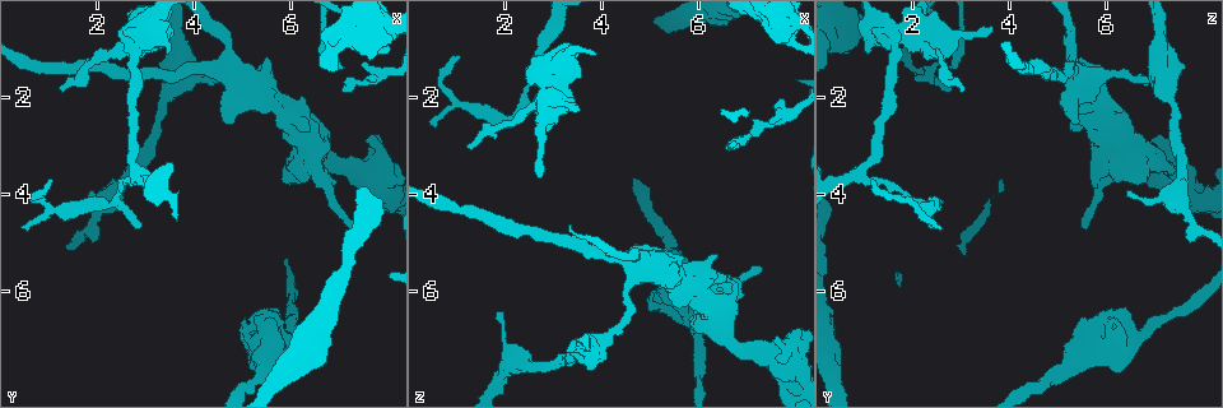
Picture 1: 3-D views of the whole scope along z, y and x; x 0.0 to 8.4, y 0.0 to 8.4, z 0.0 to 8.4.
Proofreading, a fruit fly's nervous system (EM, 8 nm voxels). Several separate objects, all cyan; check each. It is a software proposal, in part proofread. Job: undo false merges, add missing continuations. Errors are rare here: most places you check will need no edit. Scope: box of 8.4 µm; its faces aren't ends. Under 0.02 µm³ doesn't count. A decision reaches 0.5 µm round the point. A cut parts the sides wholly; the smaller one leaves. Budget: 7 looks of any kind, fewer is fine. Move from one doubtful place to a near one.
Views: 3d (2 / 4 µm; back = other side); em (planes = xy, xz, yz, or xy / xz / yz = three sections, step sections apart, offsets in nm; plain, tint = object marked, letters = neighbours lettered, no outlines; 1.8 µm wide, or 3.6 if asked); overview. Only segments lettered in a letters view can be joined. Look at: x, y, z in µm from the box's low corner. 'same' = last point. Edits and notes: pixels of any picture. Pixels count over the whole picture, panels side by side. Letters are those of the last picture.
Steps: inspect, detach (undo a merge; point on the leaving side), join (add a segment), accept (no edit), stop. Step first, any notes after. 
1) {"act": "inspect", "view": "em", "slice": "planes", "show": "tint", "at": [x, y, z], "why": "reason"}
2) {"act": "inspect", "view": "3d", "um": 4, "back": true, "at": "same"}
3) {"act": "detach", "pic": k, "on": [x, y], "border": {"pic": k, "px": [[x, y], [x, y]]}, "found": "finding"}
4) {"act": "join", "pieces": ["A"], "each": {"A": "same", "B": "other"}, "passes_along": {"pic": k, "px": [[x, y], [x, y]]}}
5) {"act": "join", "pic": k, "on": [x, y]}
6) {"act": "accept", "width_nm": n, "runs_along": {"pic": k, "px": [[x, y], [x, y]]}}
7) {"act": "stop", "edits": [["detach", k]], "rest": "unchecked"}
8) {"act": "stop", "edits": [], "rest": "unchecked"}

{"act": "inspect", "view": "3d", "um": 2, "at": [4.95, 6.75, 6.25], "why": "branch stops here"}

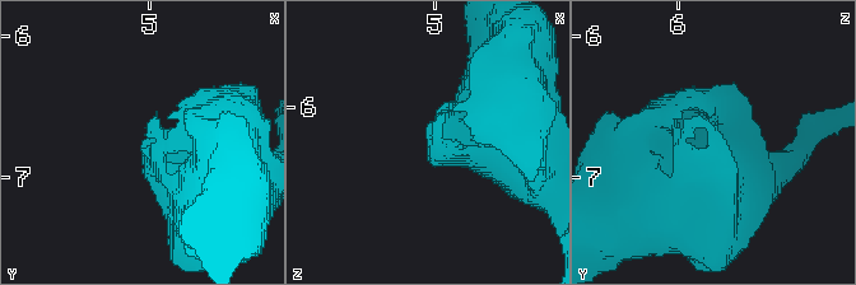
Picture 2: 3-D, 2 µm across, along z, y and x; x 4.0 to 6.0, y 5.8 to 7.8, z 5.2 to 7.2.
{"act": "inspect", "view": "em", "slice": "yz", "step": 4, "show": "tint", "at": [4.98, 6.68, 6.20]}

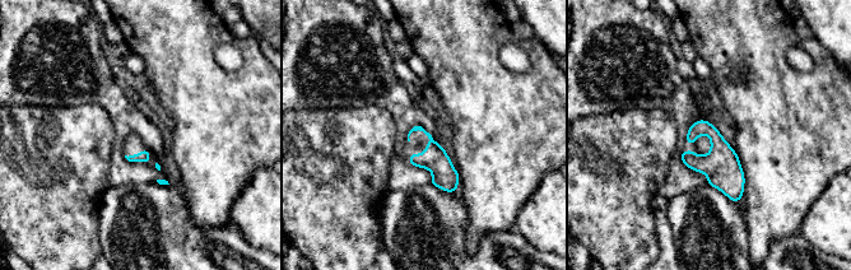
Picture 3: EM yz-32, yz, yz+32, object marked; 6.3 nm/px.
{"act": "inspect", "view": "em", "slice": "yz", "step": 4, "show": "letters", "at": "same", "why": "what lies round it"}

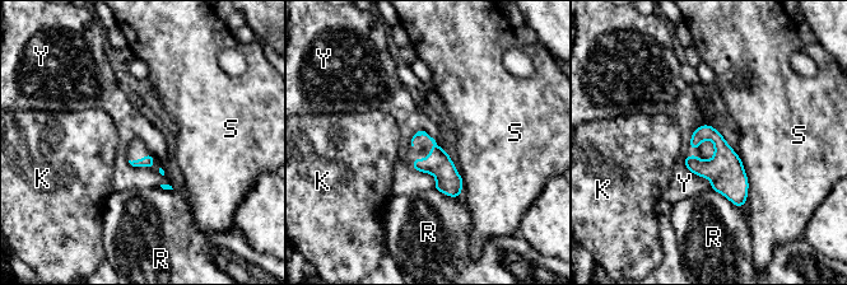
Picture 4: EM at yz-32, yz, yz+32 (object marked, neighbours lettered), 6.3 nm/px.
{"act": "accept", "each": {"K": "other", "R": "other", "S": "other", "Y": "other"}, "border": {"pic": 4, "px": [[128, 160], [133, 166], [154, 167]]}, "found": "none of them fits"}

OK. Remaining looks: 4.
{"act": "inspect", "view": "3d", "um": 4, "at": [7.80, 4.05, 7.65], "why": "sharp bend"}

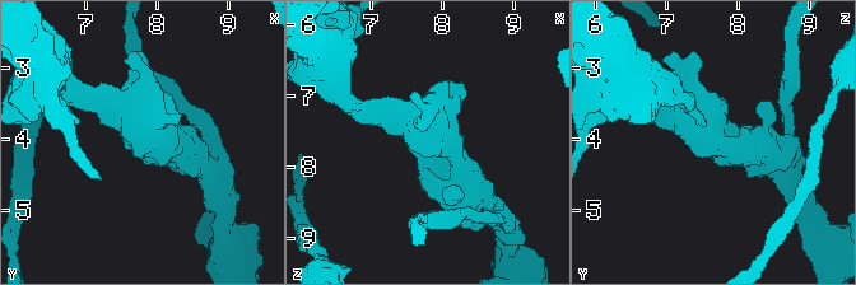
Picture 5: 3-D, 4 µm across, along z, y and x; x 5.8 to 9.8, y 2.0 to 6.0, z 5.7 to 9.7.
{"act": "inspect", "view": "em", "um": 3.6, "slice": "planes", "show": "letters", "at": [7.80, 4.05, 7.65], "why": "shape alone is not enough"}

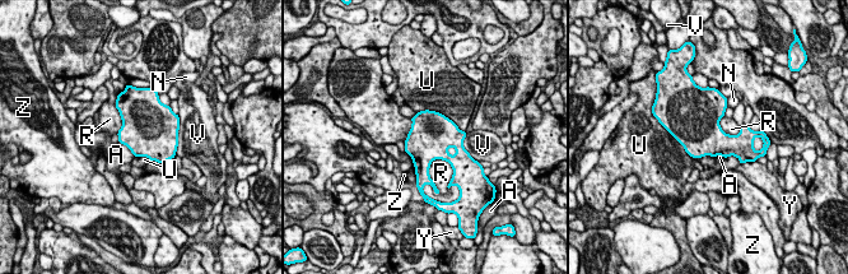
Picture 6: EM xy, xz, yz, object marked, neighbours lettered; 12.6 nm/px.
{"act": "accept", "each": {"A": "other", "N": "other", "R": "other", "U": "other", "V": "other", "Y": "other", "Z": "other"}, "found": "all the same neuron"}

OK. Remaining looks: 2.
{"act": "inspect", "view": "em", "um": 3.6, "slice": "planes", "show": "letters", "at": [2.95, 0.80, 1.75], "why": "calibre changes"}

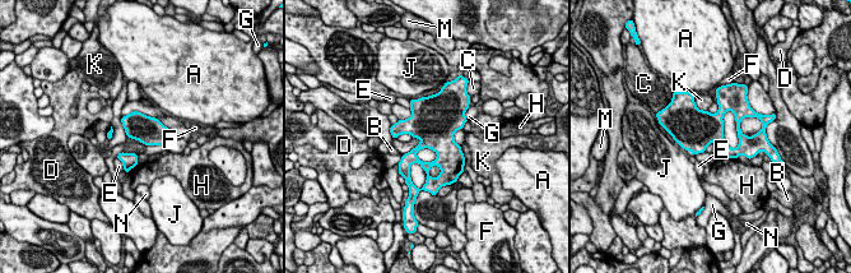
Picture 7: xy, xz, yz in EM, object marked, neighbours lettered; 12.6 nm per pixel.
{"act": "accept", "longest_contact_nm": ["K", 260], "each": {"A": "other", "B": "other", "C": "other", "D": "other", "E": "other", "F": "other", "G": "other", "H": "other", "J": "other", "K": "other", "M": "other", "N": "other"}, "border": {"pic": 7, "px": [[712, 142], [705, 151]]}, "found": "all the same neuron"}

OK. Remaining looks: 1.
{"act": "stop", "edits": [], "rest": "unchecked"}

